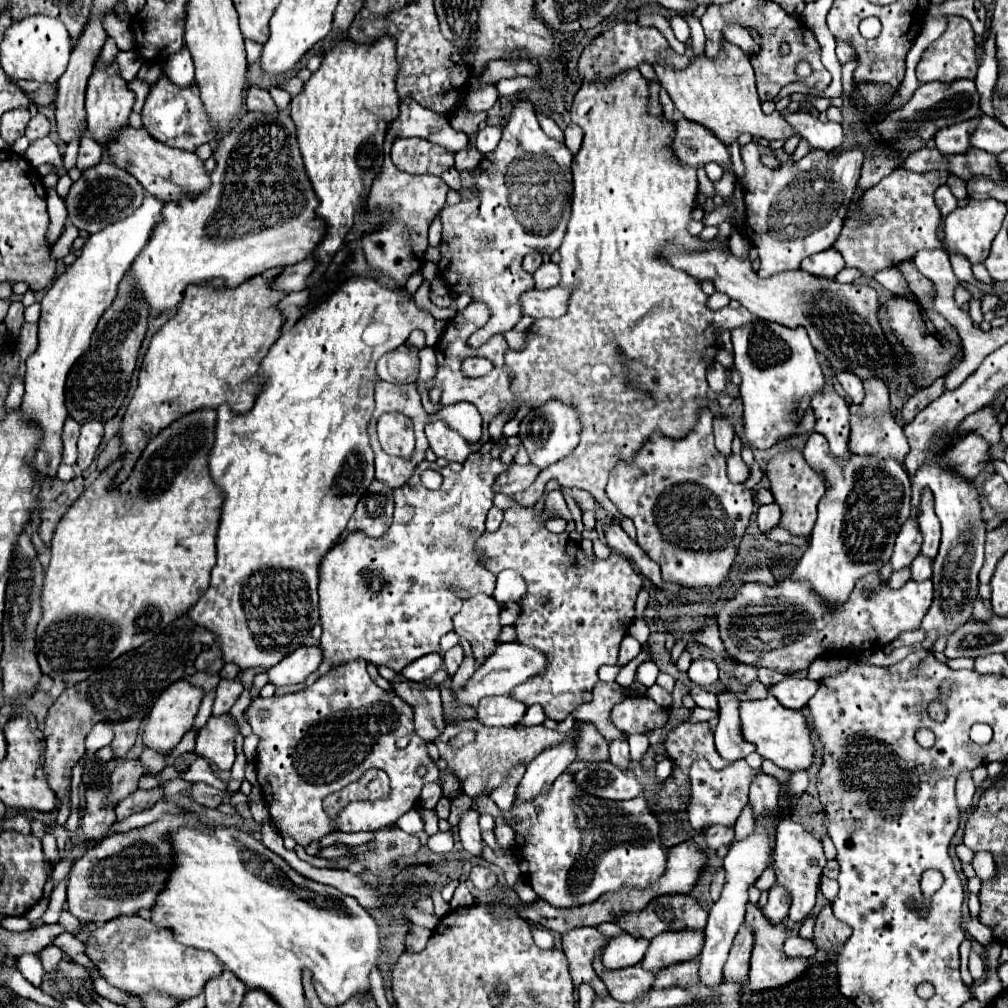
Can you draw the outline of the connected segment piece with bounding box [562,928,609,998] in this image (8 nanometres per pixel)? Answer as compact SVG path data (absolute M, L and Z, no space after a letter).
M574 928L566 934L562 934L562 950L568 958L570 976L574 982L574 988L582 983L592 983L595 979L597 994L601 998L609 996L609 992L592 968L592 958L598 950L606 946L606 938L596 928Z

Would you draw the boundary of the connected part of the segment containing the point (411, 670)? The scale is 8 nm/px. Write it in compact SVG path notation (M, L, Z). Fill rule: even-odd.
M428 654L428 656L422 656L414 662L410 662L404 670L402 670L402 676L412 680L412 682L422 682L424 678L432 676L438 668L442 666L442 656L438 654Z

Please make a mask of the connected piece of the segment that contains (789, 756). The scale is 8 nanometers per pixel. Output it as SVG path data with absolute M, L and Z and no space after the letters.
M766 696L764 700L754 702L742 702L740 706L740 718L742 718L742 730L744 738L758 746L758 754L766 760L772 760L776 766L796 772L796 770L808 770L814 760L814 744L810 738L810 728L806 722L806 716L800 710L790 710L778 704L774 696Z

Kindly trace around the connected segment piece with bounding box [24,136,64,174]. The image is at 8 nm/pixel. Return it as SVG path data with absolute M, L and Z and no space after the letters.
M48 136L30 142L28 150L24 152L24 158L26 158L34 168L38 168L40 164L54 164L54 166L60 170L60 174L64 174L62 156L60 156L56 144L54 144Z

